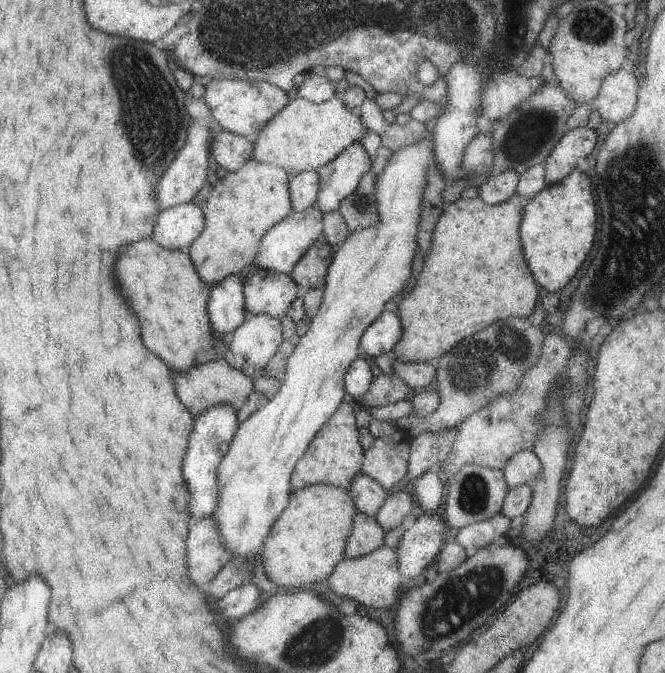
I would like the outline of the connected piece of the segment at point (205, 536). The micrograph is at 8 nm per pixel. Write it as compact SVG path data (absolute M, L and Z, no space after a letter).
M209 516L189 524L183 544L187 578L203 592L203 584L207 584L207 580L213 580L213 576L231 560L231 556L219 542L213 518Z

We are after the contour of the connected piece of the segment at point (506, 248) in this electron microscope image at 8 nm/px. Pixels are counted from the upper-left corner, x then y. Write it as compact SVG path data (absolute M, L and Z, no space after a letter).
M513 194L509 200L497 206L487 206L481 198L471 198L471 200L459 198L445 206L445 210L441 212L441 216L433 226L431 244L423 260L423 268L415 278L413 288L397 304L395 314L399 316L401 322L401 338L391 348L391 352L395 354L395 362L403 364L435 362L451 348L455 348L463 338L485 328L487 324L507 316L527 318L535 310L533 304L539 302L537 286L525 266L525 260L521 258L517 240L521 214L527 202L529 198Z

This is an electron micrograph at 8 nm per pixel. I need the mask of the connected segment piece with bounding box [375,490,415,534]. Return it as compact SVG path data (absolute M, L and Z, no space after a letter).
M409 490L395 492L395 494L387 496L387 500L381 504L381 508L375 514L375 522L387 534L389 530L397 528L411 514L411 506L415 506L415 504L413 504Z

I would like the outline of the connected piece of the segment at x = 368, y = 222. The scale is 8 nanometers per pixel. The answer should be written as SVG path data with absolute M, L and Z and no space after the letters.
M371 170L365 172L355 192L345 196L343 202L339 204L337 212L345 220L349 234L377 224L379 210L377 210L377 200L375 200L375 182L377 182L377 174L373 174Z

